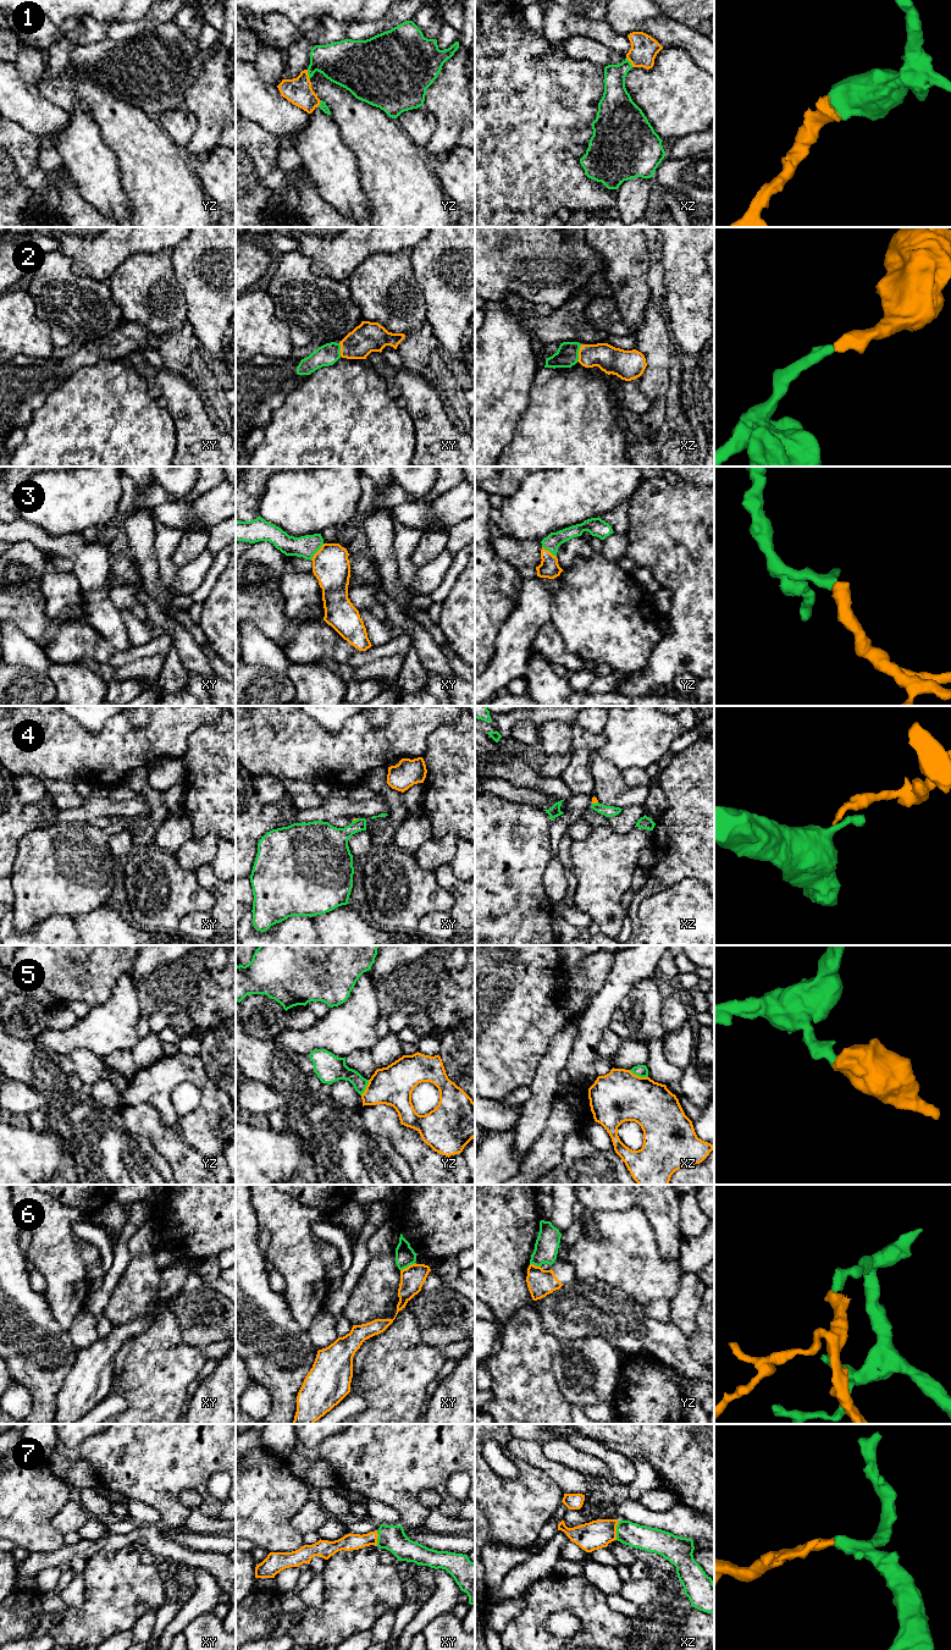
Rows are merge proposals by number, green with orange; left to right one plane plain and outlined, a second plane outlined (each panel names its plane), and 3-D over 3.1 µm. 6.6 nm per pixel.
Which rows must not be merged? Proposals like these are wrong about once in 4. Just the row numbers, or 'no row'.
5, 6

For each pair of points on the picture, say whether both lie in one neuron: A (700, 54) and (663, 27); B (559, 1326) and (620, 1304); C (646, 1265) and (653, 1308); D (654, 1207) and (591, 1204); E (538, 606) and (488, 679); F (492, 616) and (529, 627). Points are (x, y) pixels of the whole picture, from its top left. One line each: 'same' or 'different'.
A: same
B: same
C: different
D: same
E: same
F: different

